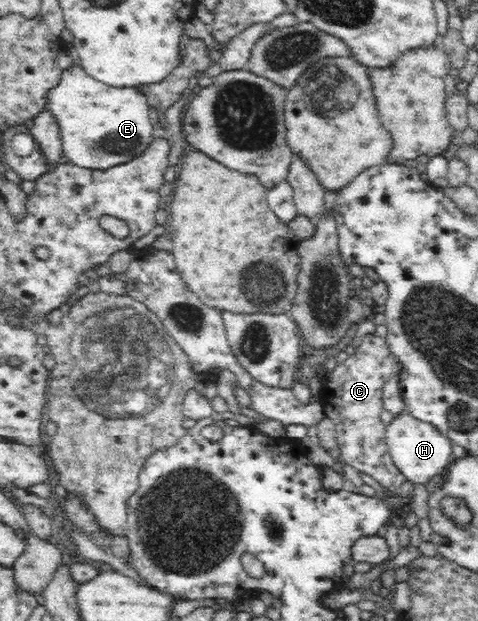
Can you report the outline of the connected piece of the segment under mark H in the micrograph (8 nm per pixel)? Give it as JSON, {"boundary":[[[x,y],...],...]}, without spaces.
{"boundary":[[[406,410],[386,427],[388,450],[396,467],[412,484],[426,483],[448,468],[453,442],[436,425],[420,420]]]}

